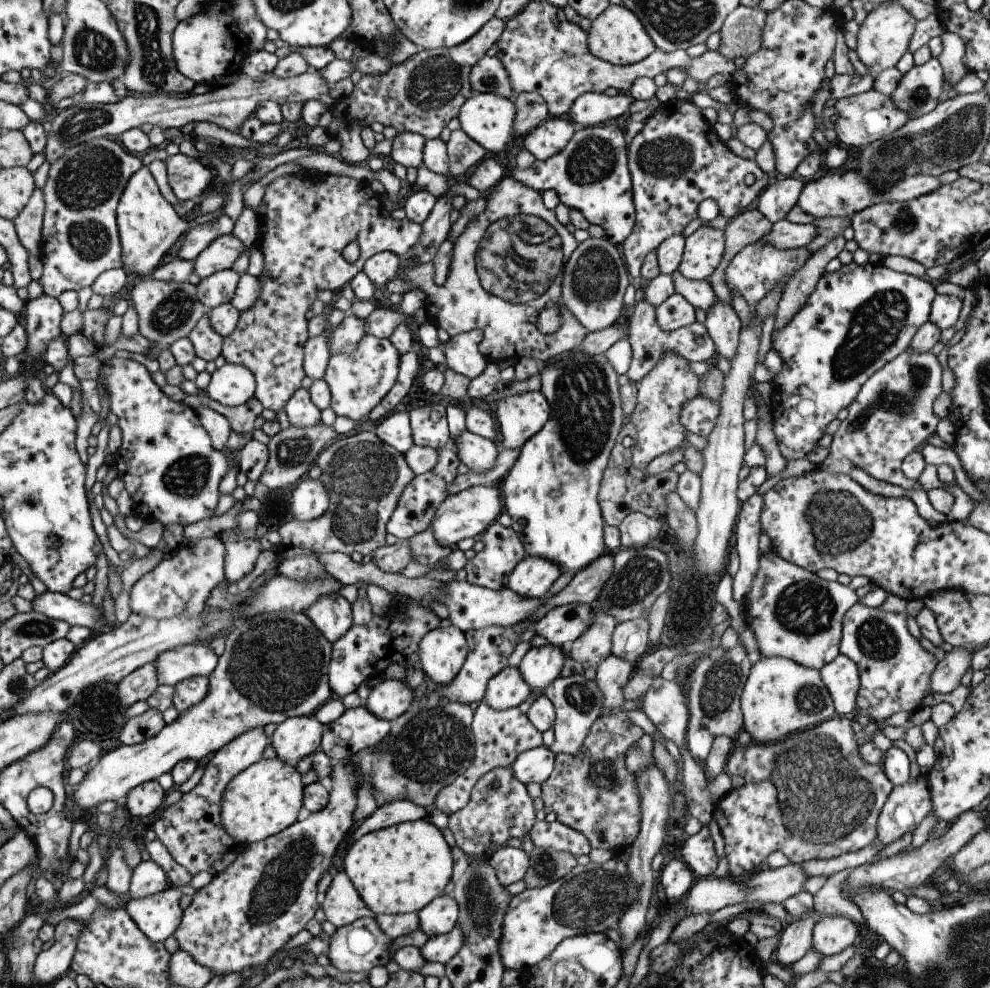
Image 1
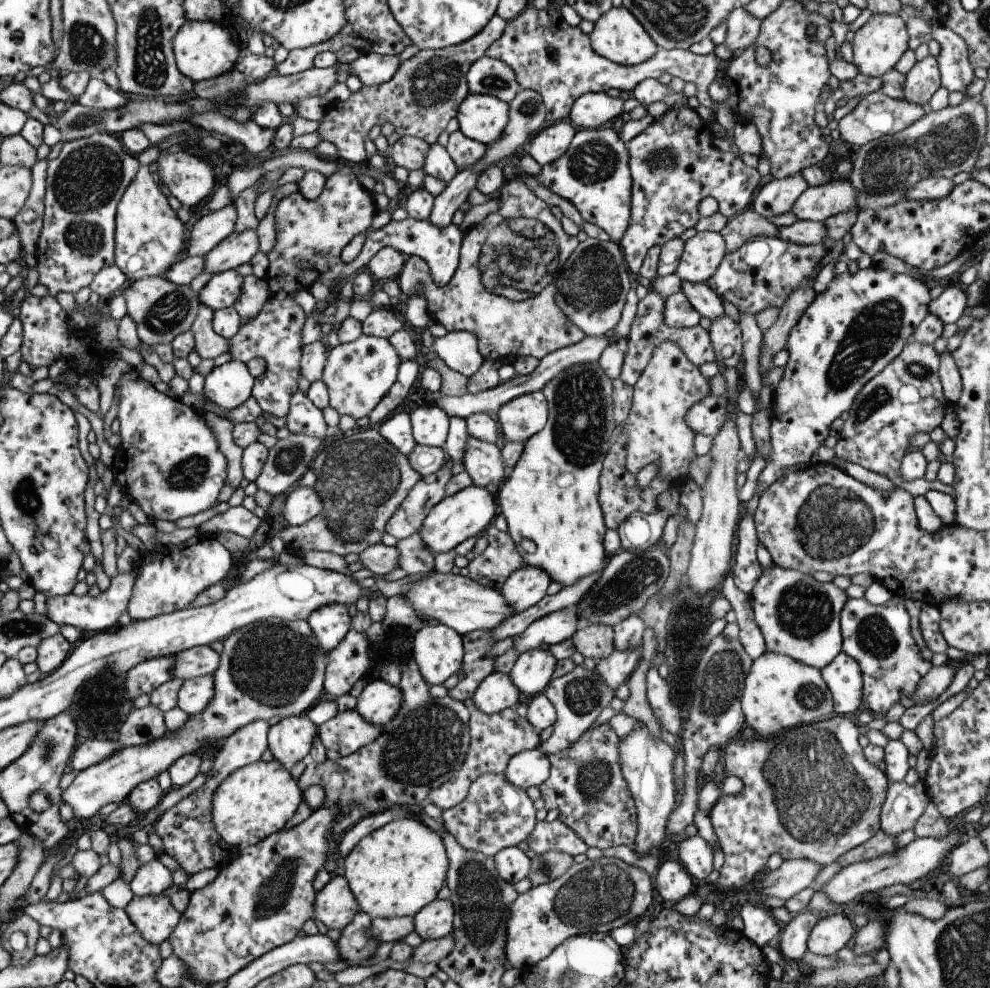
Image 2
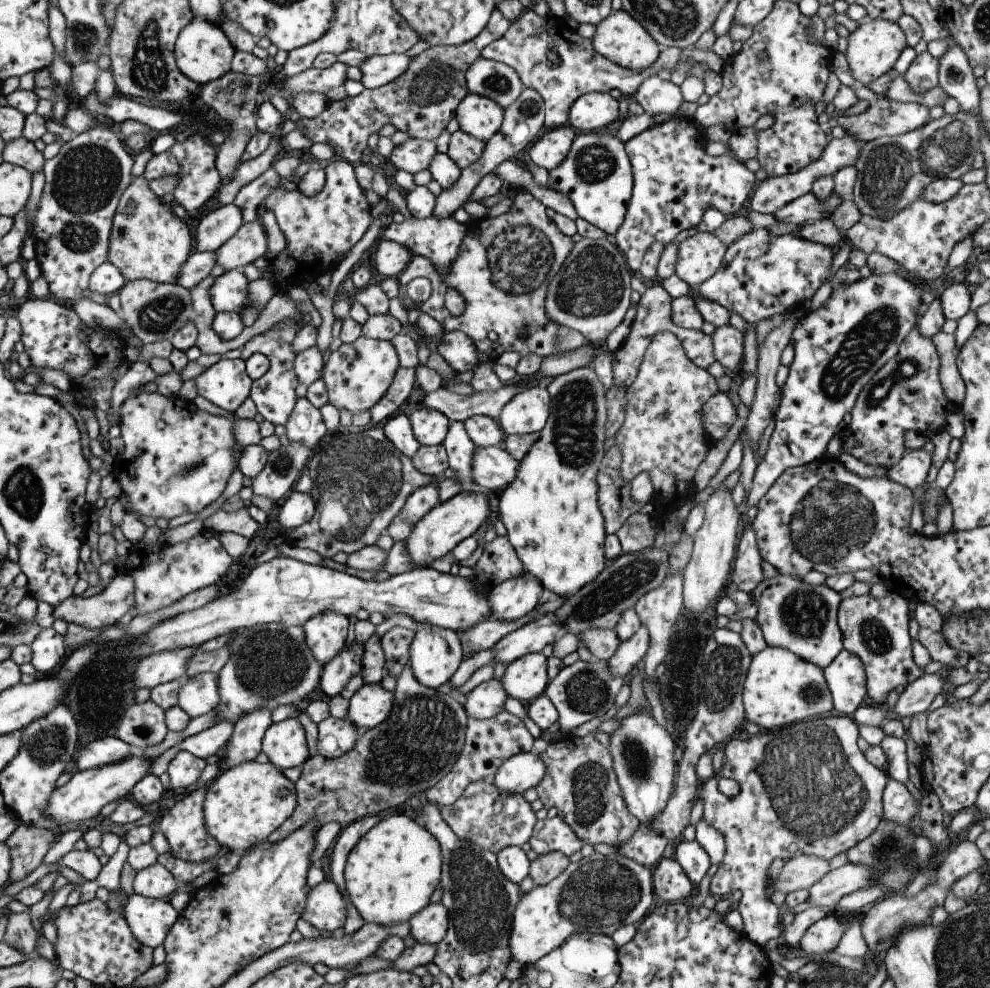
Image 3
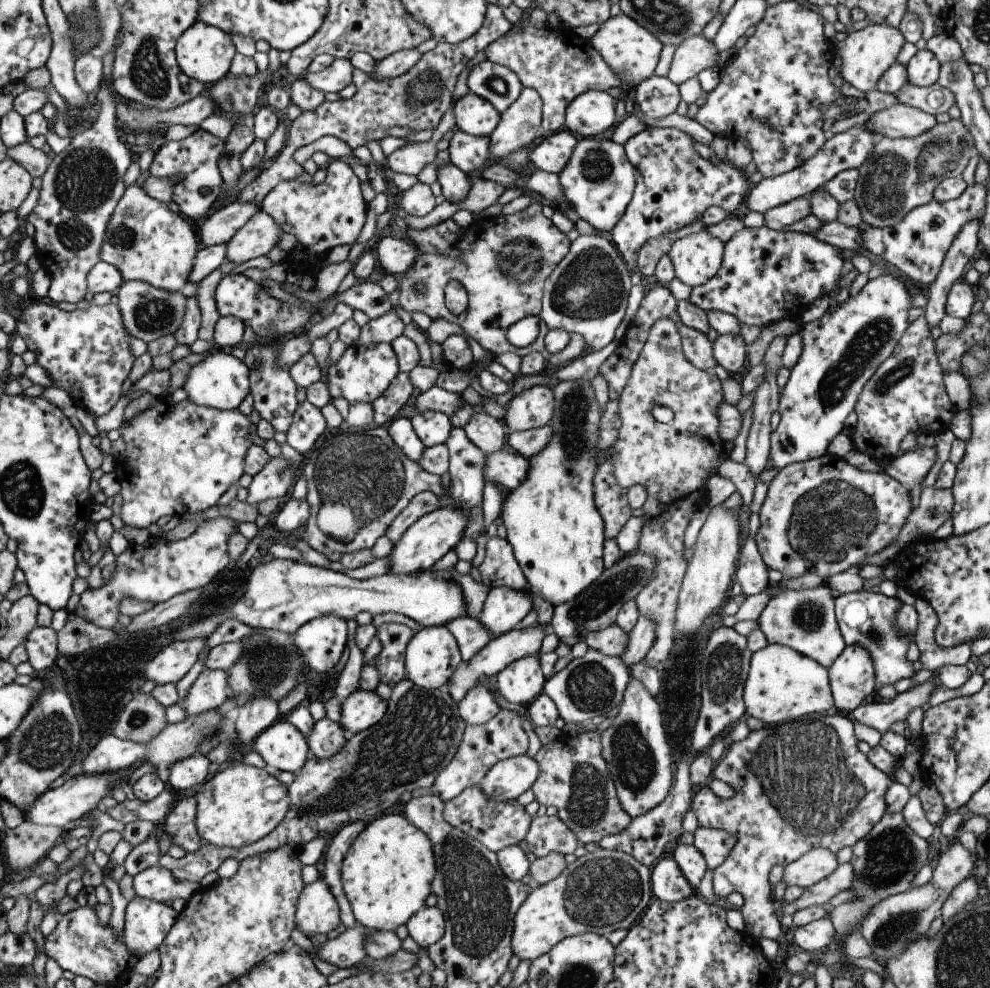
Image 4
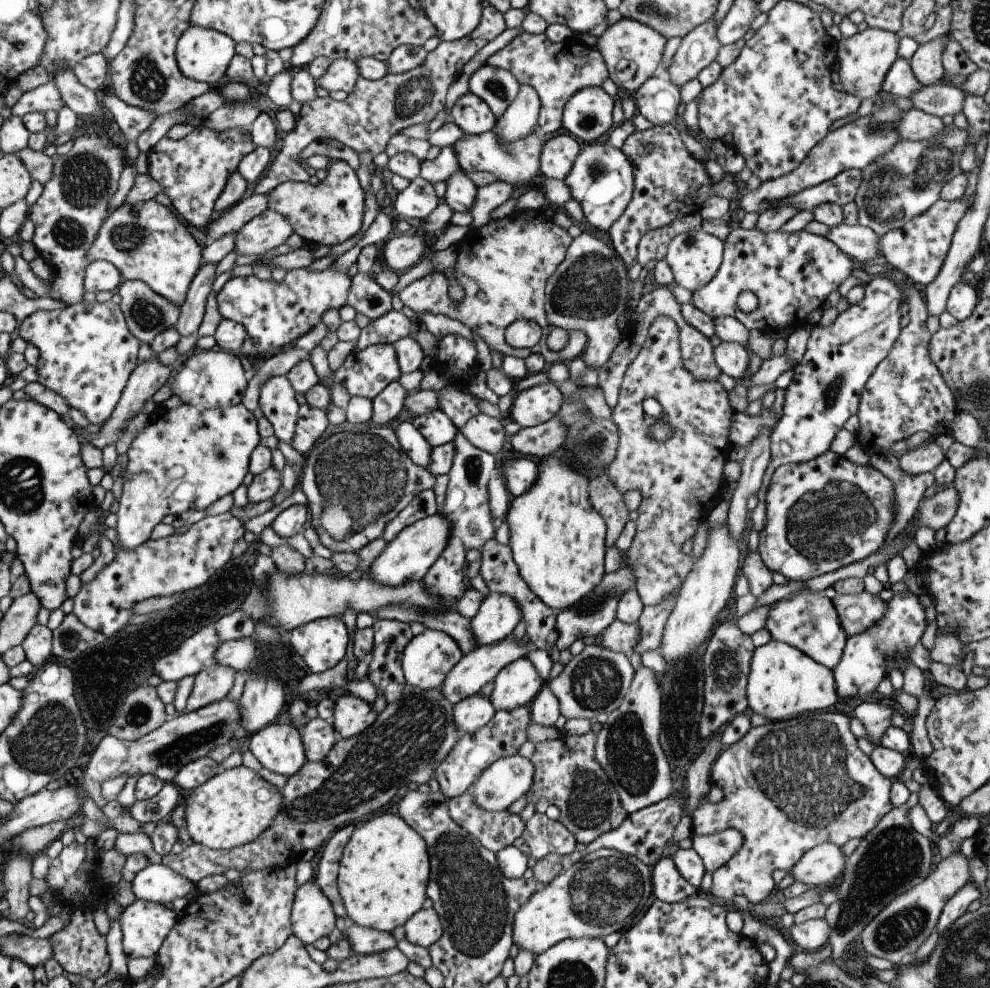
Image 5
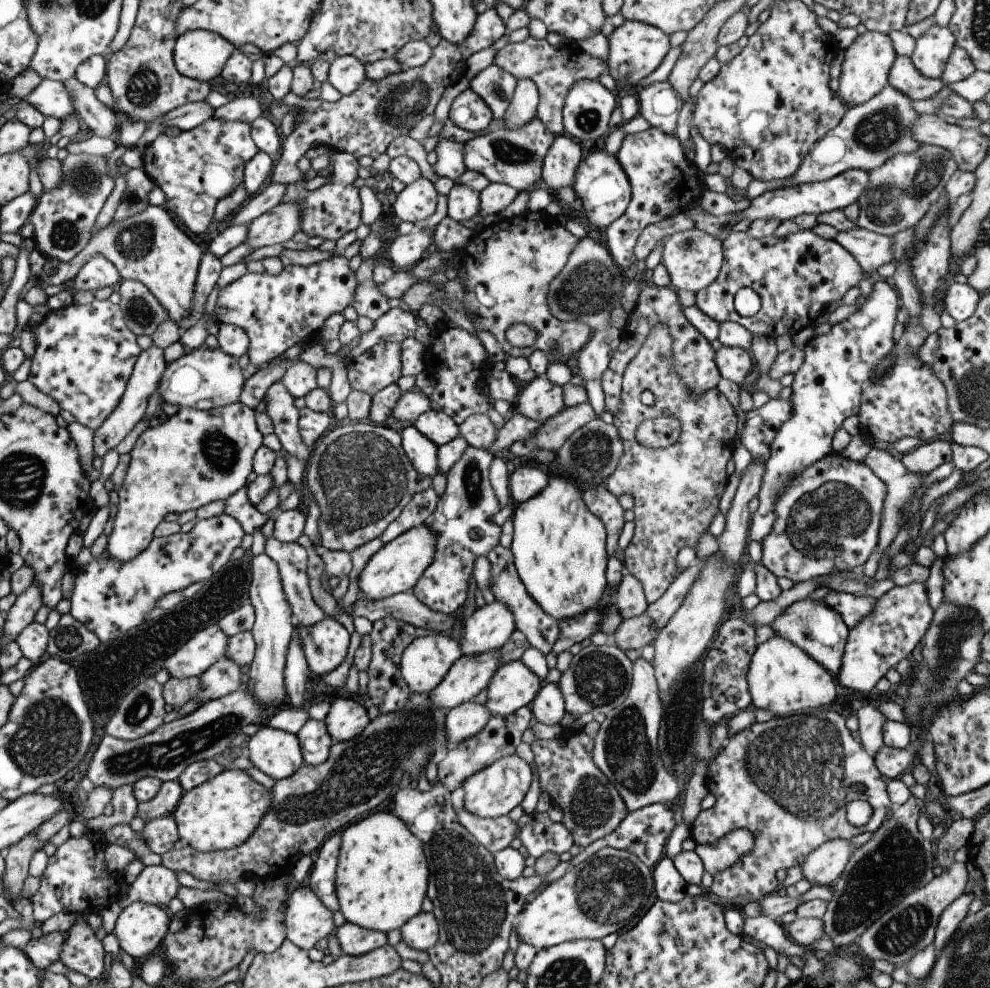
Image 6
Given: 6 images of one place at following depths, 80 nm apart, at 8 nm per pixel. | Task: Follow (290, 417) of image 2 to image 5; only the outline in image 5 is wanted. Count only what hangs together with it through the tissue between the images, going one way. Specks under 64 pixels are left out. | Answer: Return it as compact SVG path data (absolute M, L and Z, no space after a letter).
M298 405L297 418L290 446L300 455L305 454L312 448L317 440L323 437L327 428L326 411L309 406Z

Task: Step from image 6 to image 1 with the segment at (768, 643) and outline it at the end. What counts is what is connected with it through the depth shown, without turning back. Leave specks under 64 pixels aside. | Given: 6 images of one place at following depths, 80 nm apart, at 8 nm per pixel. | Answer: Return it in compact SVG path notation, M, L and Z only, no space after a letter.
M760 657L745 678L741 690L742 730L752 741L771 743L793 732L818 726L834 716L834 708L817 670L806 668L784 657Z

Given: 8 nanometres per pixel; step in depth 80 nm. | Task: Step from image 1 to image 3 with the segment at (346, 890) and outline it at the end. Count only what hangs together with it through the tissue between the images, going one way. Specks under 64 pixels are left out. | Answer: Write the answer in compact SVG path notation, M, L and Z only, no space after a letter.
M325 879L309 889L300 918L321 932L333 932L344 925L346 898L333 881Z

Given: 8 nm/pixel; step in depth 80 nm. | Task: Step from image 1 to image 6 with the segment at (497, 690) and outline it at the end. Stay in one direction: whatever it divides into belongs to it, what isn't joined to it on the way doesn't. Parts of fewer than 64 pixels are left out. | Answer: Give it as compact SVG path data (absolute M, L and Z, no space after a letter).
M465 701L446 712L444 731L449 748L477 734L488 721L490 712L485 704Z

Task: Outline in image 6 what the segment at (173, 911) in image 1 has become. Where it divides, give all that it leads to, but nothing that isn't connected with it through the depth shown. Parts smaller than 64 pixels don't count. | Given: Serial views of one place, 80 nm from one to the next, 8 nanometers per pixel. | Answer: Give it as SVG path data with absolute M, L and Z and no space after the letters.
M133 901L122 905L112 933L120 949L139 963L159 946L168 932L170 917L162 907Z

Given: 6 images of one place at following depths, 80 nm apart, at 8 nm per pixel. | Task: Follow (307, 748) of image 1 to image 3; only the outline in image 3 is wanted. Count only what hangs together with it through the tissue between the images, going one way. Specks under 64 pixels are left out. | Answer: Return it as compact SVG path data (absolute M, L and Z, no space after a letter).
M295 717L271 723L264 732L261 750L280 771L303 764L309 756L302 724Z

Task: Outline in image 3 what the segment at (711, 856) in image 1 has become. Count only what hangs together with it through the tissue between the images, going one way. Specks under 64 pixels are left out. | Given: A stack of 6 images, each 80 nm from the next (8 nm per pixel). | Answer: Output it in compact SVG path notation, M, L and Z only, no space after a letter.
M695 840L677 841L674 843L675 860L683 869L687 878L691 882L698 883L707 868L710 866L710 860L703 847Z

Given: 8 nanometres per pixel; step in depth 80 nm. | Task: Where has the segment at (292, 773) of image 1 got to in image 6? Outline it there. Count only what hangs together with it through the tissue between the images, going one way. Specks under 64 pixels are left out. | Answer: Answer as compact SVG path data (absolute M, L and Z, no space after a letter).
M223 769L181 795L171 816L183 845L199 852L227 850L251 836L267 812L271 797L270 789L253 781L244 770Z

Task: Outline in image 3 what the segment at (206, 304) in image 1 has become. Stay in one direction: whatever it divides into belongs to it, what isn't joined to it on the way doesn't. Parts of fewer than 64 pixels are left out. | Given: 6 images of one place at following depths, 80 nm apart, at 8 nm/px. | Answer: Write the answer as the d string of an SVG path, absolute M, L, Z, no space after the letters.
M241 270L223 271L207 289L208 299L215 312L238 312L248 305L248 280Z

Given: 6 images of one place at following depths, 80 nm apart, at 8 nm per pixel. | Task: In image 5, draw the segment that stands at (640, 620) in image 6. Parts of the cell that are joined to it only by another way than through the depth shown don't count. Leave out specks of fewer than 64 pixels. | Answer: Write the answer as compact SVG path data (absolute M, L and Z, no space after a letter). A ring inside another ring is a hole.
M614 619L599 635L581 639L584 645L599 645L608 651L629 657L638 639L638 626L636 623L628 625ZM596 637L598 637L598 644L594 643Z

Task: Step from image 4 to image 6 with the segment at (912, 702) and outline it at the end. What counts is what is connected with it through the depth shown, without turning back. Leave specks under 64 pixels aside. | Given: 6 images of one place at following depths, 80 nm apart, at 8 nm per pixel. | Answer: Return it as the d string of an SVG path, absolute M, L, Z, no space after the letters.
M870 703L856 710L860 745L869 753L876 753L882 746L882 724L886 720L879 708Z

